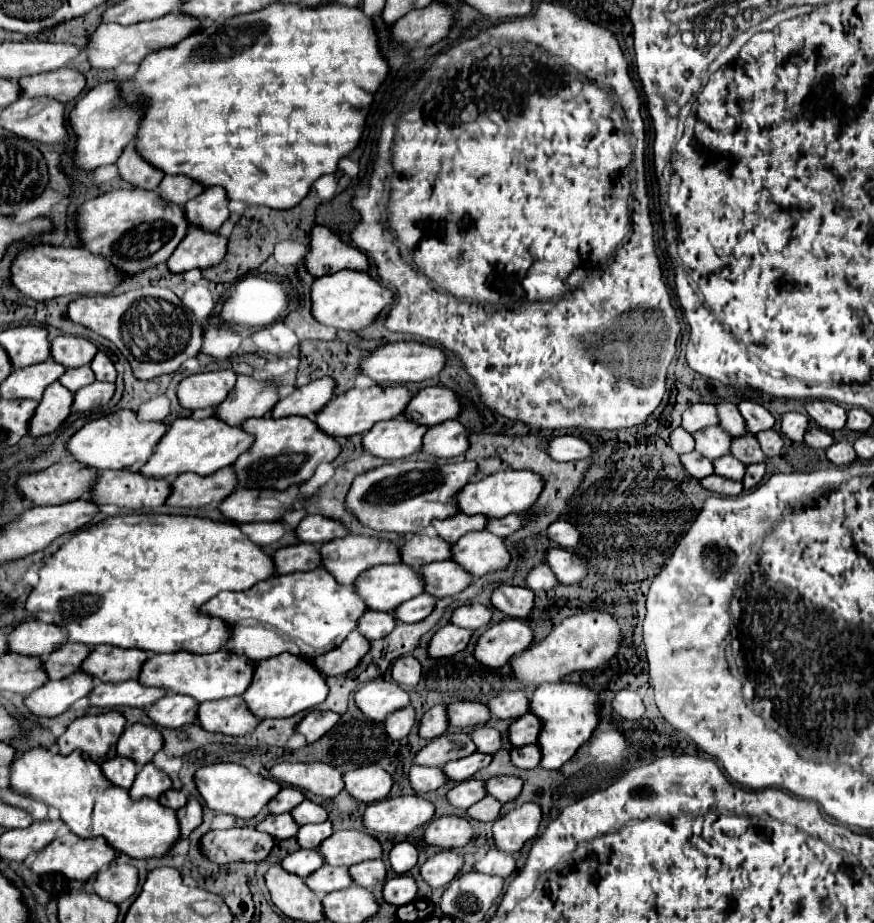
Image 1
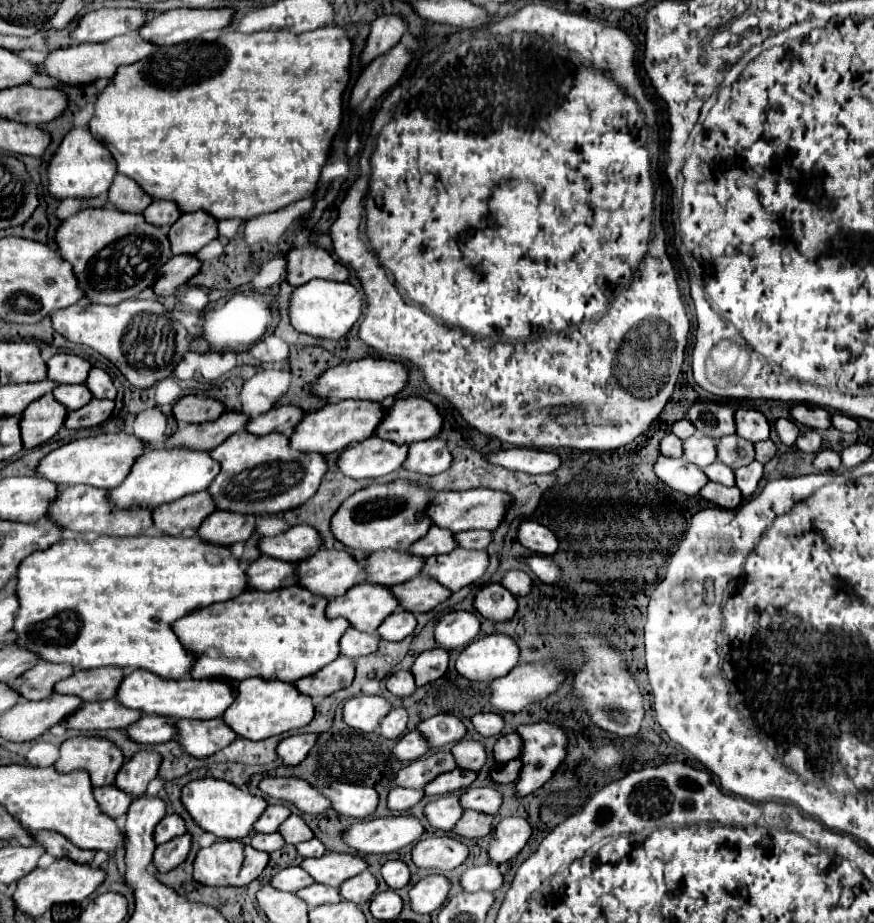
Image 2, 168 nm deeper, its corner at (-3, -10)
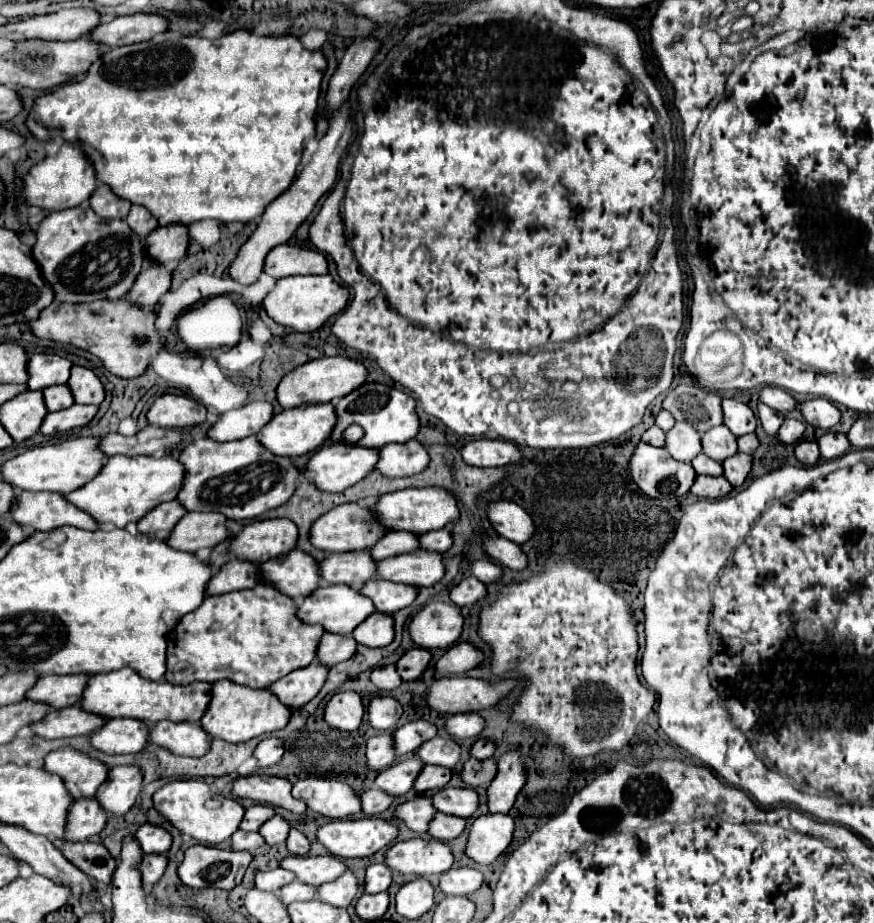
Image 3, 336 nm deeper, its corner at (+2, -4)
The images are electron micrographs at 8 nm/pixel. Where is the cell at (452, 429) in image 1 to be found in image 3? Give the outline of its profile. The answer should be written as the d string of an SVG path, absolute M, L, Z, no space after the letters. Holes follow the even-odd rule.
M411 439L407 443L389 443L379 451L379 463L375 463L375 471L383 477L409 477L423 471L429 463L427 449Z

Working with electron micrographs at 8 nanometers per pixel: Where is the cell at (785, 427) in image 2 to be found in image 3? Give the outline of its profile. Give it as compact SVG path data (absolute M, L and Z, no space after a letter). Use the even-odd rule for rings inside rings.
M759 403L759 405L757 405L757 411L759 411L759 421L761 421L763 429L765 429L769 435L775 435L775 433L779 431L781 423L783 423L781 415L779 415L777 411L773 411L771 407L763 405L763 403Z

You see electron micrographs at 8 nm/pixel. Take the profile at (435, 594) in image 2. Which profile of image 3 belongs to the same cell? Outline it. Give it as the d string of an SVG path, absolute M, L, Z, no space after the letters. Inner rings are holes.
M369 579L361 589L361 595L367 595L377 613L395 613L403 607L409 607L415 597L417 597L417 589L411 585L403 585L403 583L391 583L391 581L383 581L383 579Z

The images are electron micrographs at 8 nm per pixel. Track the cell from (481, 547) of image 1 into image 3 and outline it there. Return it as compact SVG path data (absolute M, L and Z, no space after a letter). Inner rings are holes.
M421 549L377 561L375 567L379 579L387 579L393 583L409 583L413 587L429 587L443 577L441 553Z

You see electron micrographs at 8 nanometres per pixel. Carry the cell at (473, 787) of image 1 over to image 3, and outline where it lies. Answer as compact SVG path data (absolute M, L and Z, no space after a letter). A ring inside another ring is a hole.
M417 797L413 801L405 801L395 809L397 821L407 825L415 833L425 833L433 815L435 815L435 807L431 805L429 797Z

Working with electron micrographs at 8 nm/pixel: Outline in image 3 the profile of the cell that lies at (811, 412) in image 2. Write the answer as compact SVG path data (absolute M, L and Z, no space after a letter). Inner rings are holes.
M763 387L759 393L759 401L769 405L771 409L775 409L777 413L785 413L795 407L795 399L777 387Z

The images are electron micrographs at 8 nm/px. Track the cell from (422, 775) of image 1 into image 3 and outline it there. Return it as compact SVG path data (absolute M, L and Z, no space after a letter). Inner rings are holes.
M379 789L363 791L359 797L361 797L361 811L367 817L373 817L373 815L383 813L391 805L391 801L393 801L391 795L387 795L385 791L379 791Z

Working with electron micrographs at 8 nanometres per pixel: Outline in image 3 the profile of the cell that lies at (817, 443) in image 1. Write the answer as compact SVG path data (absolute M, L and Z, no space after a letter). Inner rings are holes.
M785 419L783 425L779 427L777 437L783 443L797 443L803 437L803 431L805 431L805 425L801 421L797 421L797 419Z

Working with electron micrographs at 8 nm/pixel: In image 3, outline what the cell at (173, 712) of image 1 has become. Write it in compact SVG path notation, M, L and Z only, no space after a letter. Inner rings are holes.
M111 719L99 731L89 737L89 743L107 753L137 753L145 747L149 735L149 725L137 719Z

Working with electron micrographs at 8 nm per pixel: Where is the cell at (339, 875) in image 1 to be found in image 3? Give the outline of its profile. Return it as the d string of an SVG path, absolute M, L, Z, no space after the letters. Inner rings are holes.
M297 879L293 883L289 883L287 887L279 889L279 899L283 901L283 905L289 905L293 901L311 901L315 897L317 897L317 887L305 885Z

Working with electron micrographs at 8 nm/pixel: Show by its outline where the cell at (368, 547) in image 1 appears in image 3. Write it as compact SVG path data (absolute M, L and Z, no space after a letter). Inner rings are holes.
M299 549L281 555L279 559L271 559L259 565L259 573L263 581L275 585L275 589L283 591L287 597L299 601L307 597L319 583L319 567L315 567L315 559Z

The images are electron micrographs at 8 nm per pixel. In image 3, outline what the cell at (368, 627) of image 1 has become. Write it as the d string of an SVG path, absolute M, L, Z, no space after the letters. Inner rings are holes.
M325 633L319 641L315 661L319 661L321 665L327 665L327 667L333 667L335 663L349 659L355 653L355 649L357 649L357 643L351 637Z

